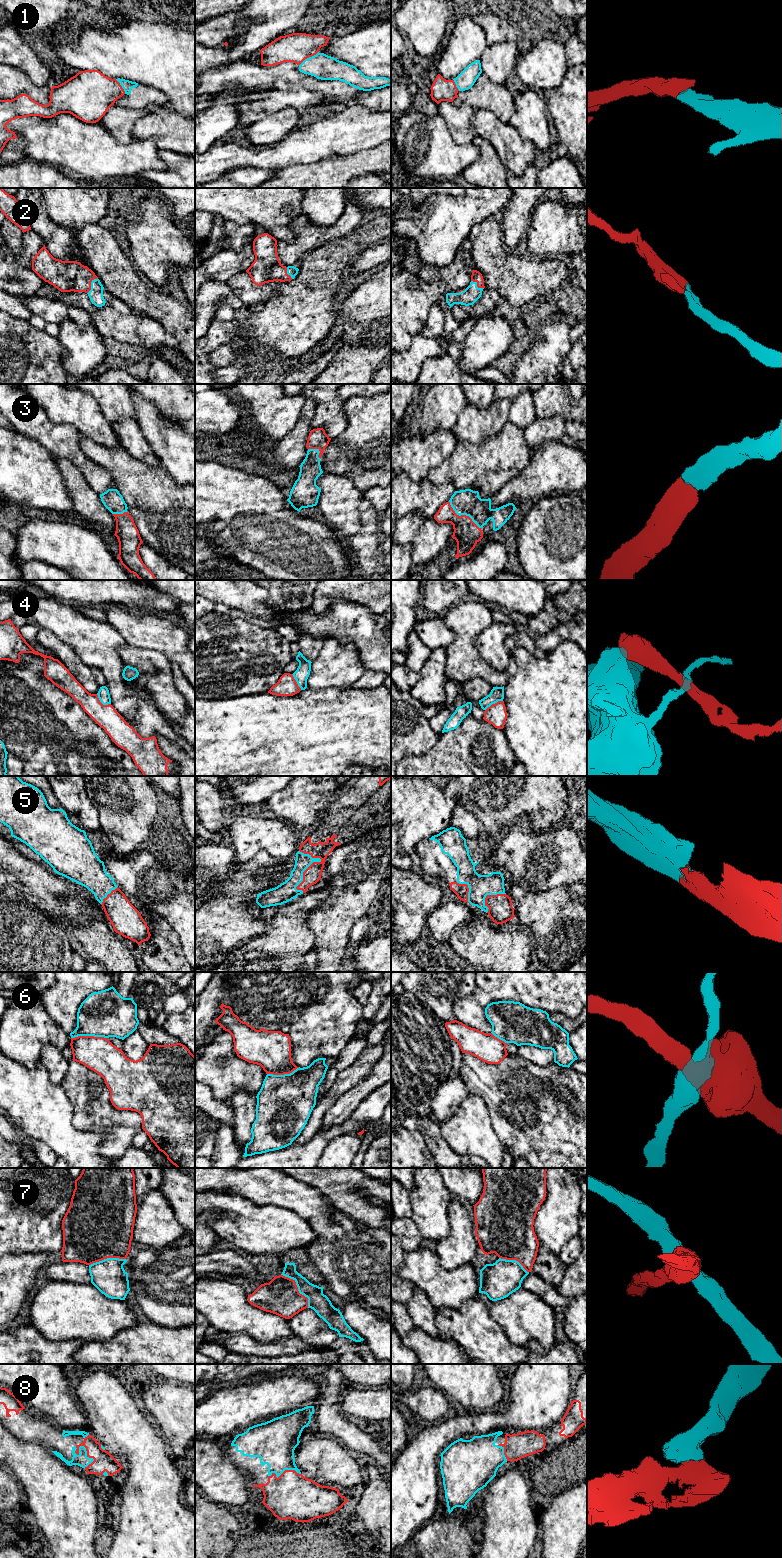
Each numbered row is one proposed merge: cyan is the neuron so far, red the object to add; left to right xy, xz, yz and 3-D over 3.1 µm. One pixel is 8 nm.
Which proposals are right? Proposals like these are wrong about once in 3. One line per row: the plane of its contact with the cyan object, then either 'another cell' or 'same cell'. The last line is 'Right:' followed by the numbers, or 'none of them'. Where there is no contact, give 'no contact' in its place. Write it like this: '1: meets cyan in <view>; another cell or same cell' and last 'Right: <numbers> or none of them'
1: meets cyan in xz; same cell
2: meets cyan in xy; same cell
3: meets cyan in yz; same cell
4: meets cyan in xy; another cell
5: meets cyan in xz; same cell
6: meets cyan in xy; another cell
7: meets cyan in xz; another cell
8: meets cyan in xy; same cell
Right: 1, 2, 3, 5, 8

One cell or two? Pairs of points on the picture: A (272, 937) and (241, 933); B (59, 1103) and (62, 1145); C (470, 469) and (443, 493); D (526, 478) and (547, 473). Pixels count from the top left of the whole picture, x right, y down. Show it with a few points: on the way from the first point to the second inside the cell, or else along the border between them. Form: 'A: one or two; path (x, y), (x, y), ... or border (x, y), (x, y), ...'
A: two; border (268, 922), (261, 933), (237, 948)
B: one; path (59, 1113), (60, 1135)
C: two; border (430, 481), (433, 483), (451, 482), (455, 490)
D: one; path (531, 478), (542, 477)

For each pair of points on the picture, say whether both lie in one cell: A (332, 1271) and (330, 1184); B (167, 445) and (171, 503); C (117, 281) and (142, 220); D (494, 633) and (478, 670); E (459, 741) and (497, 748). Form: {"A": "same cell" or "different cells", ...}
{"A": "different cells", "B": "different cells", "C": "different cells", "D": "different cells", "E": "same cell"}

